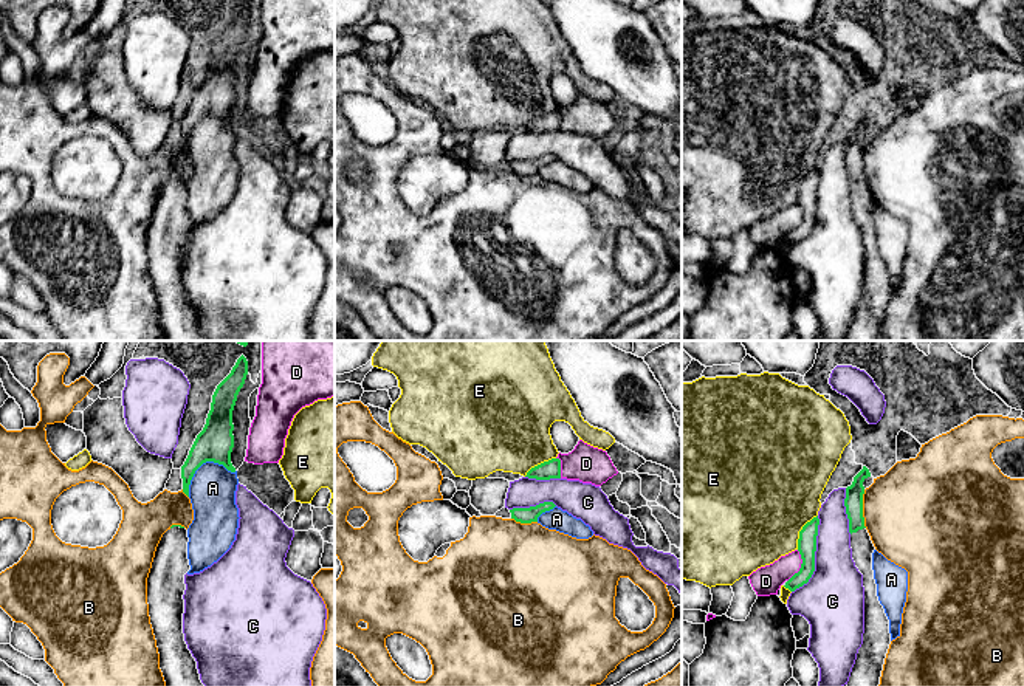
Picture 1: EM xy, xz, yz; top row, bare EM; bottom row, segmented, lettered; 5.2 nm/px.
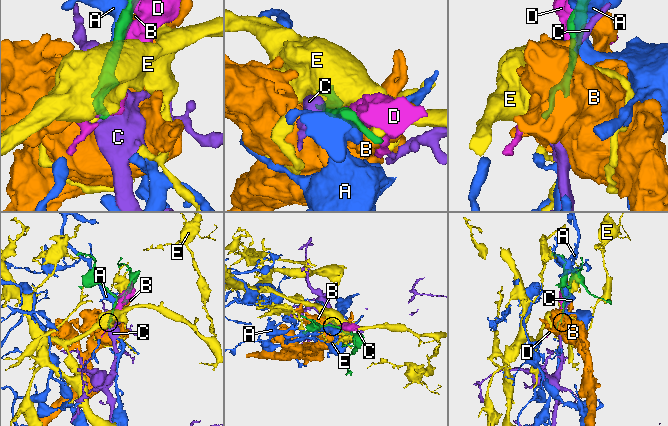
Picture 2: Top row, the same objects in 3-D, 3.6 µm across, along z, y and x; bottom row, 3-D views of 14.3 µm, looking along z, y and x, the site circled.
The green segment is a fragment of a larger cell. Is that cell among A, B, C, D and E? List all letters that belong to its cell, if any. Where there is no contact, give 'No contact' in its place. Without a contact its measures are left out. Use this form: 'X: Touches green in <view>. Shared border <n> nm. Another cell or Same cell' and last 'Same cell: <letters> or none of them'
A: Touches green in xy. Shared border 280 nm. Another cell
B: Touches green in yz. Shared border 200 nm. Another cell
C: Touches green in yz. Shared border 420 nm. Another cell
D: Touches green in yz. Shared border 180 nm. Another cell
E: Touches green in yz. Shared border 220 nm. Another cell
Same cell: none of them

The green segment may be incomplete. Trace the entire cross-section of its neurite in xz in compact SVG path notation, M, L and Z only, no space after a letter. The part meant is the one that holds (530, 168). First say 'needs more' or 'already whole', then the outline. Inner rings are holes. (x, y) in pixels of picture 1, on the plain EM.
already whole; M544 155L530 161L513 161L510 163L510 166L511 166L511 172L514 172L516 175L531 177L531 175L538 175L538 170L542 166L553 163L555 159L556 158L553 155Z

